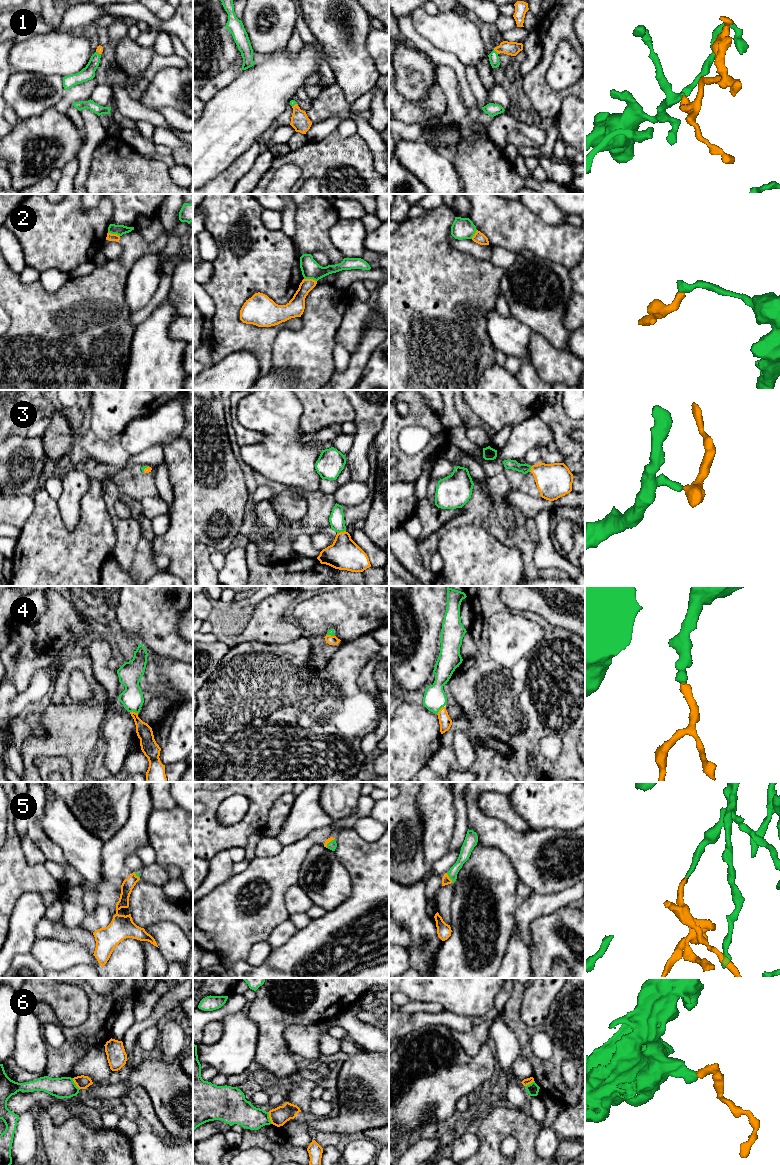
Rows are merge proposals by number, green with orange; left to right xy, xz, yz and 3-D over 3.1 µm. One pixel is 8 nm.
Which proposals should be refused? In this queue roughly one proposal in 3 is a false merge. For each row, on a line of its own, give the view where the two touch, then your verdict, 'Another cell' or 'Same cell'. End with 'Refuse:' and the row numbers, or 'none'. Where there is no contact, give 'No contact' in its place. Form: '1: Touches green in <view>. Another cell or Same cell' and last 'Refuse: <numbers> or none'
1: Touches green in yz. Same cell
2: Touches green in xz. Another cell
3: Touches green in xz. Same cell
4: Touches green in yz. Same cell
5: Touches green in yz. Same cell
6: Touches green in xz. Another cell
Refuse: 2, 6

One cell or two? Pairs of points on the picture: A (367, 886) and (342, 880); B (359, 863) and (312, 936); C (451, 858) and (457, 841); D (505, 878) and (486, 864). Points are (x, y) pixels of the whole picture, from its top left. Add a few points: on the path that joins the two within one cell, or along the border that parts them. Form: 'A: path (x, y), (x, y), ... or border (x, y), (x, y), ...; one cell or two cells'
A: border (339, 862), (351, 885), (350, 895), (341, 903); two cells
B: path (363, 884), (363, 896), (333, 926); one cell
C: border (460, 847), (448, 853); two cells
D: path (500, 878), (491, 869); one cell

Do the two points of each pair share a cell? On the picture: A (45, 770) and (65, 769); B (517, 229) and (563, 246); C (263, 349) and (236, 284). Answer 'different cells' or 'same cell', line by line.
A: same cell
B: same cell
C: same cell

